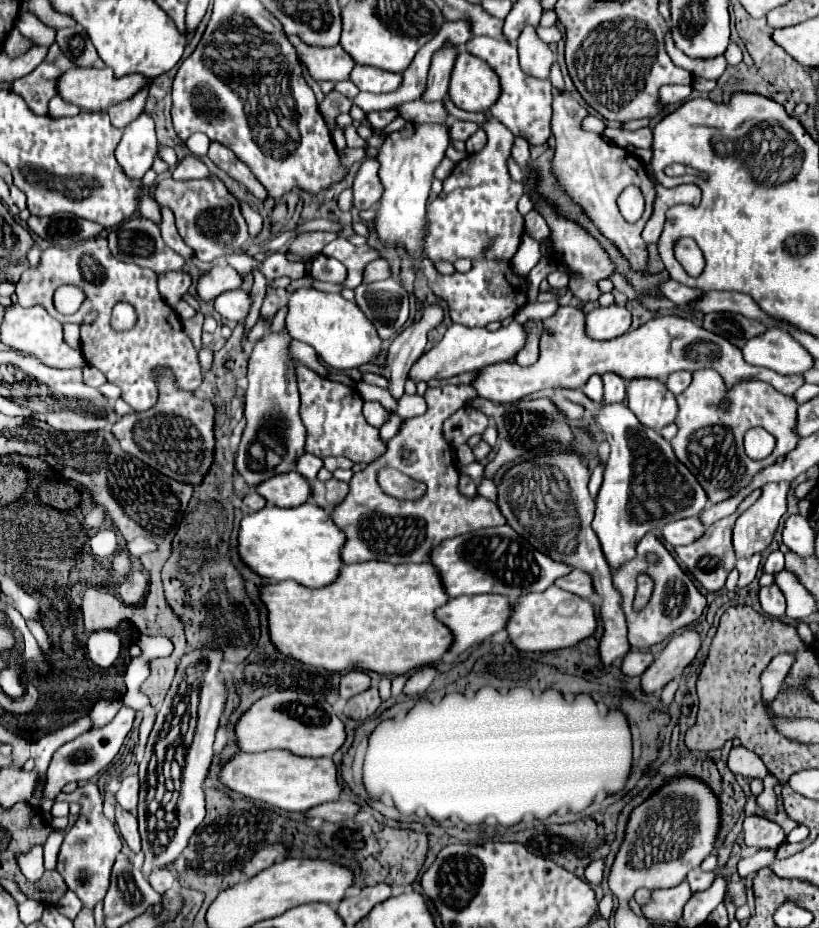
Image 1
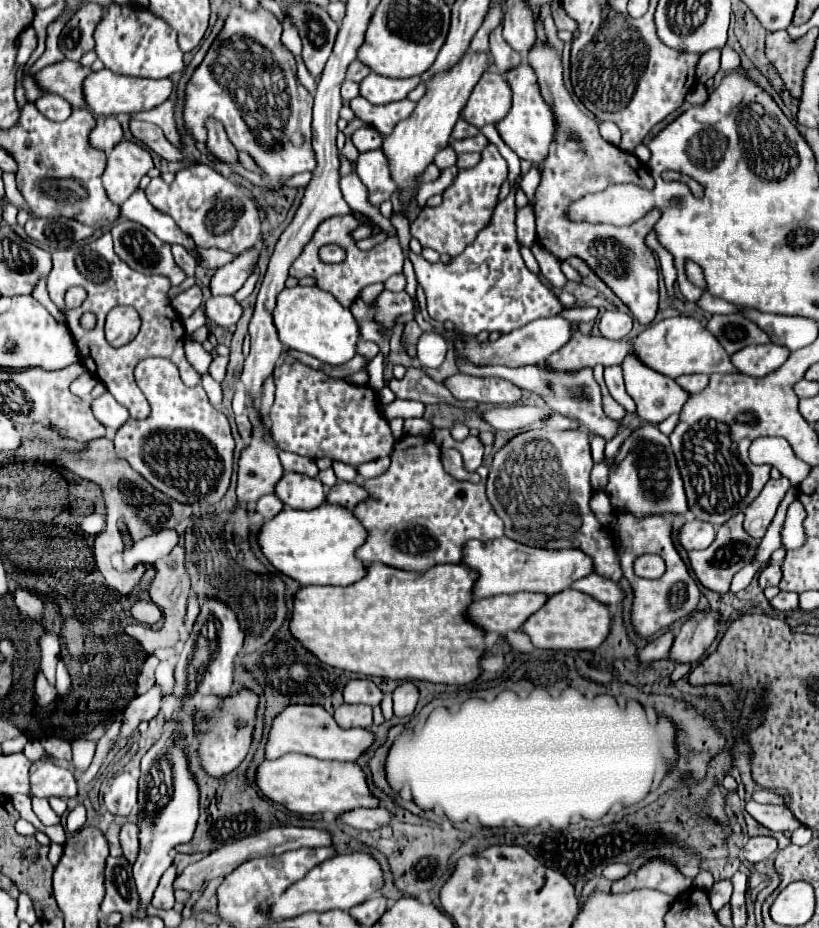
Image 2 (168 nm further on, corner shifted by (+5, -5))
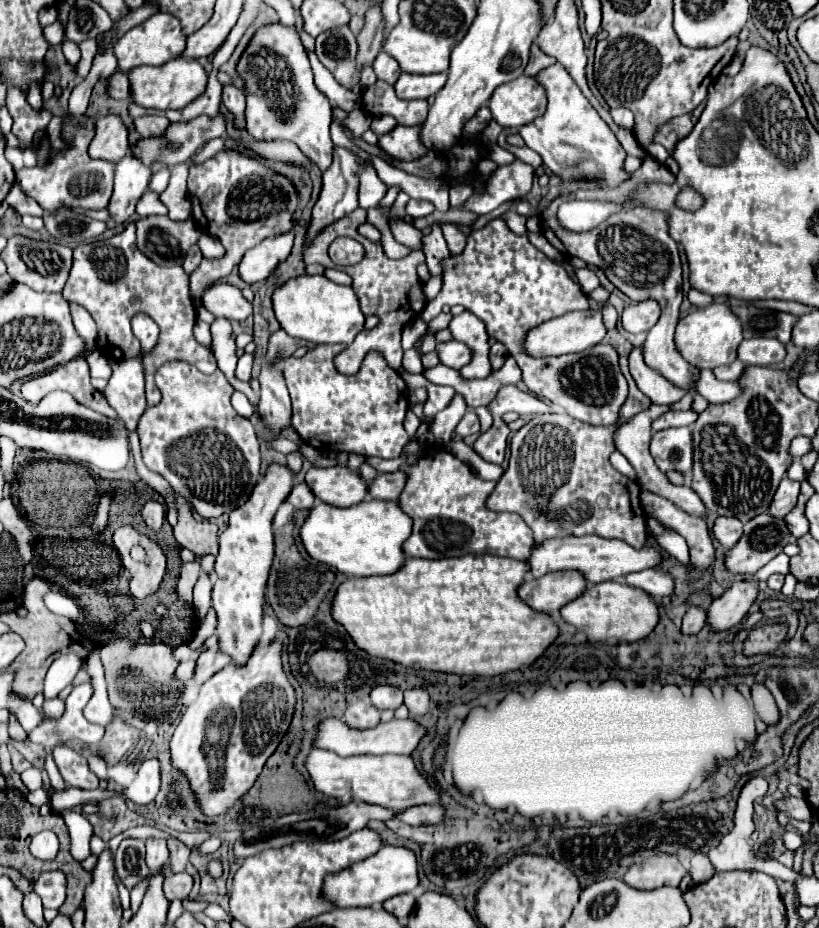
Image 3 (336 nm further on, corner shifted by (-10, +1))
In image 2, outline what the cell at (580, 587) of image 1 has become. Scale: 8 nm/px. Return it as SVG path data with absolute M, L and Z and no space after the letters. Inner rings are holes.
M589 574L585 578L579 578L577 582L573 582L571 586L573 590L579 590L583 594L589 594L593 596L595 600L599 600L601 604L605 606L611 606L611 604L619 604L623 600L623 590L621 586L617 586L615 582L599 576L599 574Z

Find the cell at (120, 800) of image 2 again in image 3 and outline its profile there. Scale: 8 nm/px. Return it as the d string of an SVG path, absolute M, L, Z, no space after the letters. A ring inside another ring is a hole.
M148 758L138 770L136 780L122 792L124 798L134 800L136 804L150 804L160 790L160 760Z

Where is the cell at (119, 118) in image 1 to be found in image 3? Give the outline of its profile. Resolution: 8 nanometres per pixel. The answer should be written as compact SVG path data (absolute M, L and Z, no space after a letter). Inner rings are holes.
M106 116L96 122L96 134L90 142L88 154L90 158L108 160L112 164L118 164L118 160L130 154L128 130L118 116Z

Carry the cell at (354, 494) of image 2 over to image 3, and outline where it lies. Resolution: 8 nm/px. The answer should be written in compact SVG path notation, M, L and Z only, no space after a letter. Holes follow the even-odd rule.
M402 470L378 474L378 478L370 482L370 498L398 500L400 492L404 490L404 484L406 484L406 476Z

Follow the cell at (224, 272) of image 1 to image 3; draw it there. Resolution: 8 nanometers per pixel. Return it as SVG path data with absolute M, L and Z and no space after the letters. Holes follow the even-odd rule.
M280 234L268 240L262 240L256 248L248 250L240 262L240 276L244 282L254 284L266 280L278 264L282 264L292 250L294 234Z

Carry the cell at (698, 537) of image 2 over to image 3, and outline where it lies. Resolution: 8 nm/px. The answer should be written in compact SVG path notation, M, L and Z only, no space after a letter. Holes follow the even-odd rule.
M720 516L714 524L714 536L718 538L718 542L726 548L736 546L736 540L740 540L740 532L742 530L742 522L736 518L728 518L728 516Z

